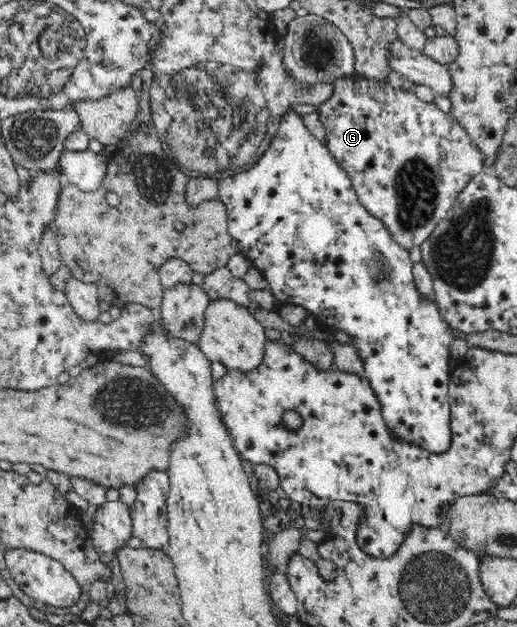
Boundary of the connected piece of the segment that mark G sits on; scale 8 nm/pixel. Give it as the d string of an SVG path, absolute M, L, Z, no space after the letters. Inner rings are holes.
M359 73L338 77L332 86L332 96L327 101L317 105L316 110L326 133L325 141L329 152L351 177L357 197L361 204L365 206L365 210L383 221L390 234L393 235L393 240L407 250L411 250L413 246L421 246L430 237L435 227L449 214L452 206L457 202L459 194L469 186L469 181L477 174L486 171L482 152L477 148L469 134L457 123L453 115L443 112L435 103L419 100L413 91L403 88L395 90L387 80L367 79Z

